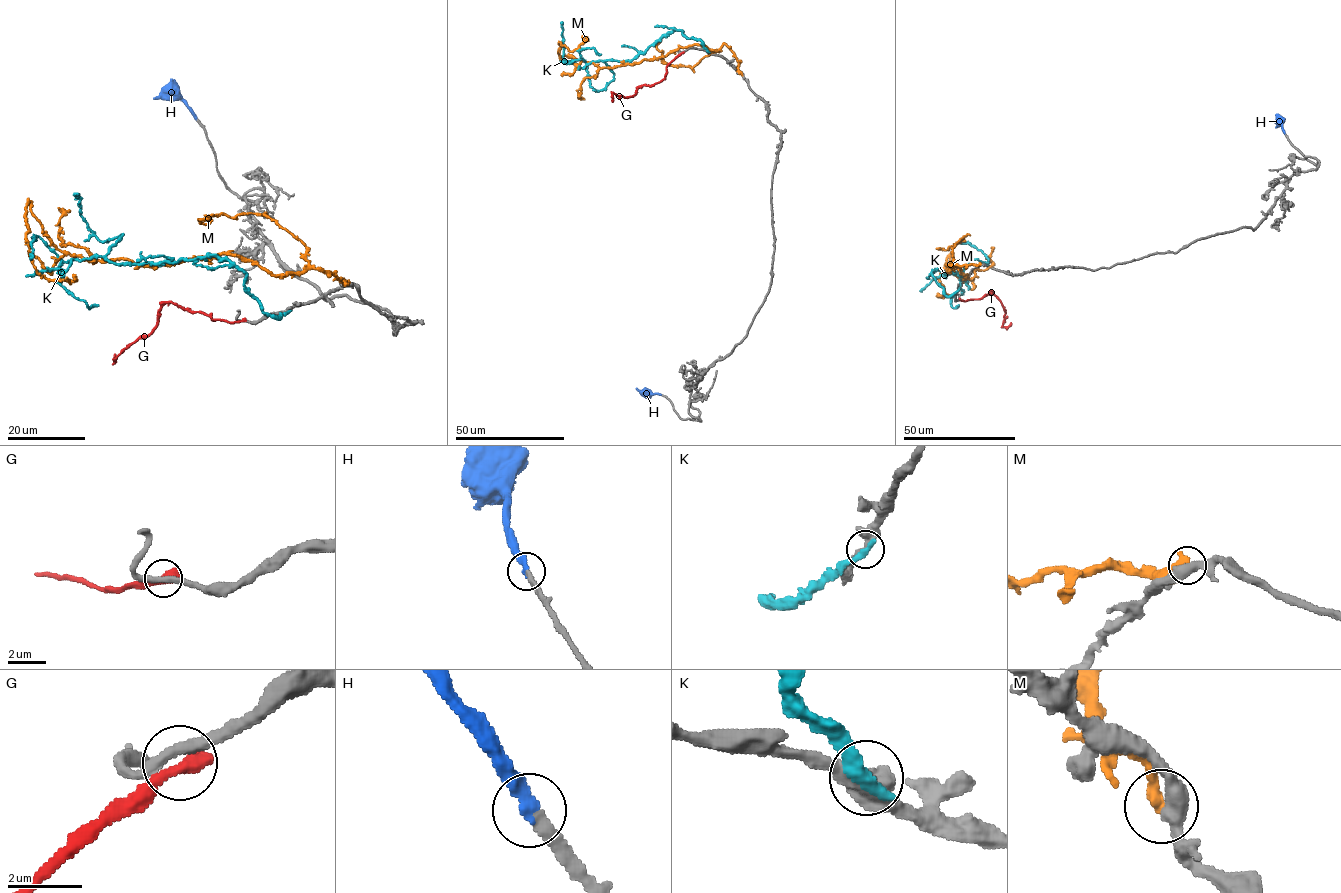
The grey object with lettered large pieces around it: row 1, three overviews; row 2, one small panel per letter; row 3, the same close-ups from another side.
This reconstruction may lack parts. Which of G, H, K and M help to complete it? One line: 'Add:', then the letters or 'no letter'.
Add: H

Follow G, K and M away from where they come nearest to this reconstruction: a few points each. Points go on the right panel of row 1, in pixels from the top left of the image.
G: (959, 299), (980, 299), (991, 291), (1005, 311), (1002, 326), (1011, 323)
K: (958, 290), (944, 294), (931, 272), (935, 269), (968, 282), (957, 272), (941, 275), (920, 291)
M: (980, 264), (947, 264), (967, 274), (959, 278), (952, 253), (939, 276), (952, 296), (937, 293)

